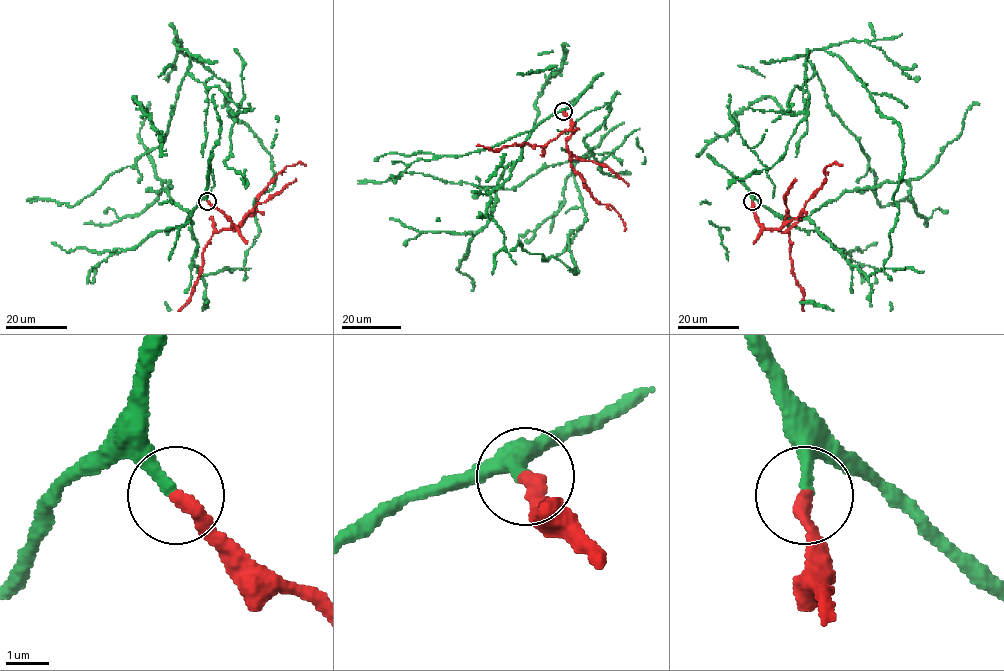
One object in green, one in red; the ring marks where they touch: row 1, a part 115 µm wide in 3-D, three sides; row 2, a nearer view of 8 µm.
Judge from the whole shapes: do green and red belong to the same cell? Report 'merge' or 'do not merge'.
merge

